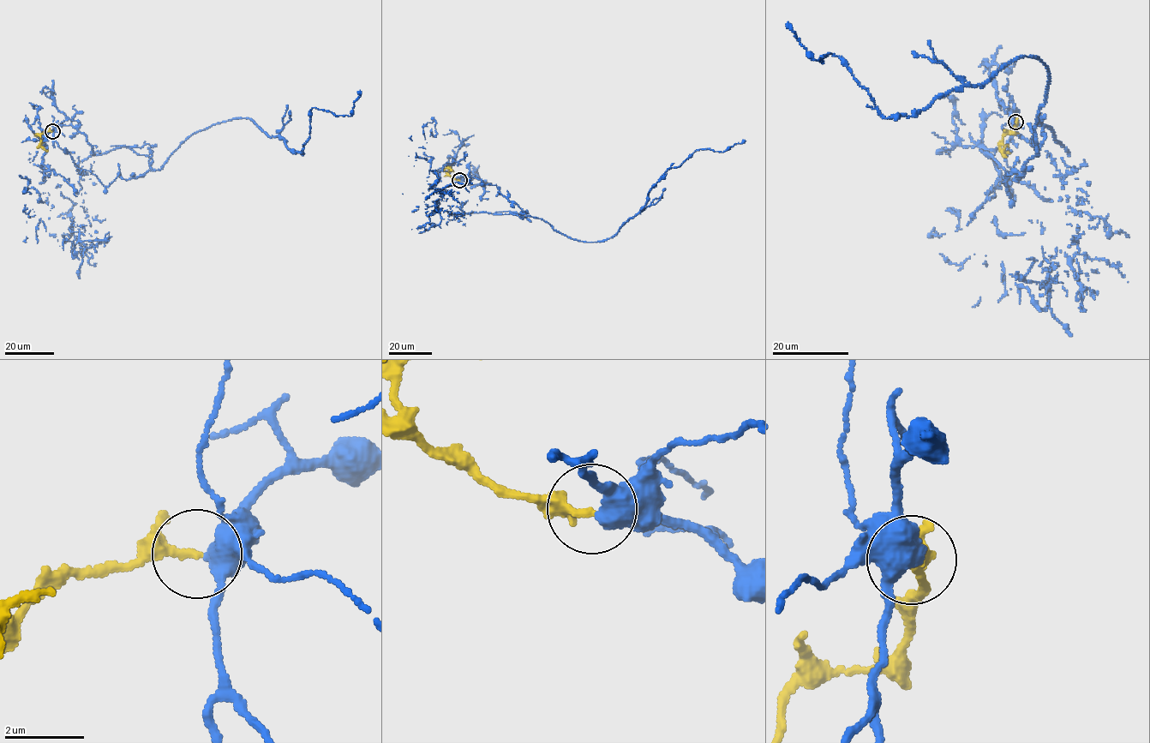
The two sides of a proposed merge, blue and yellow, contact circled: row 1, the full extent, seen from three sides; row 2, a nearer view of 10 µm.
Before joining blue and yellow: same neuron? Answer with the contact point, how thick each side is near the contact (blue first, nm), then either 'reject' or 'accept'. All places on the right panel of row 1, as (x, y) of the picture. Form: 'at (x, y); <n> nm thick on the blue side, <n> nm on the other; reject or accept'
at (1015, 122); 420 nm thick on the blue side, 200 nm on the other; reject

